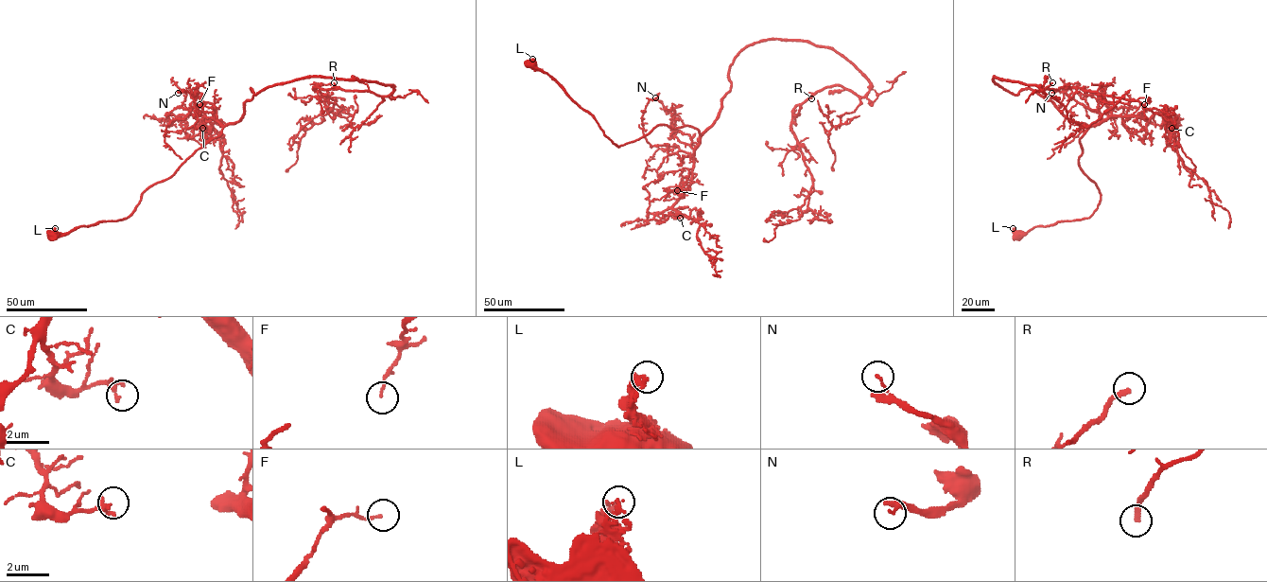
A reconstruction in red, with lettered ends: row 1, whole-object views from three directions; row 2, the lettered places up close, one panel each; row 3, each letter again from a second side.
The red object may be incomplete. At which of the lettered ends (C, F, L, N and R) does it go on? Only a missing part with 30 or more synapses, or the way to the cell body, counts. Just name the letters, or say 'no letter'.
N, R

